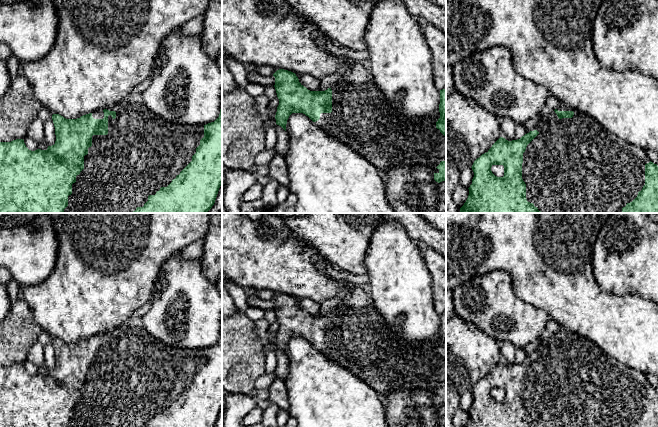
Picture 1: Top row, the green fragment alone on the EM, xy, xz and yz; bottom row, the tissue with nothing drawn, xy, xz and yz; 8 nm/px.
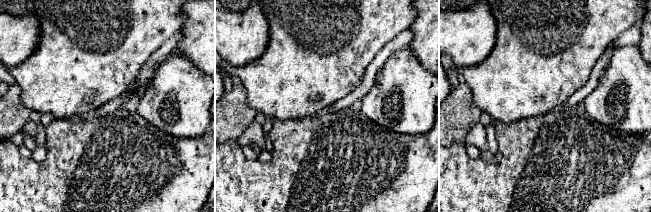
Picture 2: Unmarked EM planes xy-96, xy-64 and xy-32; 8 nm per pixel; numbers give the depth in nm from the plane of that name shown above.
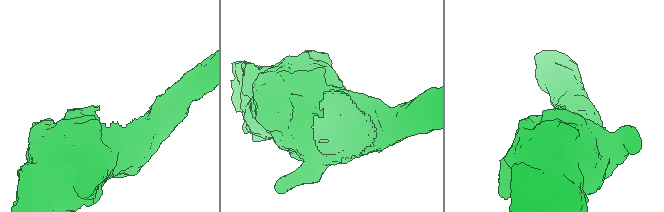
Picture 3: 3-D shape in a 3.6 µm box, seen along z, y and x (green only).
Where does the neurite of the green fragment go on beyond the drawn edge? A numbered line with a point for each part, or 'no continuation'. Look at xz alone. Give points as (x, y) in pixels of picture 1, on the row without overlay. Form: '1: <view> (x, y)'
1: xz (361, 341)

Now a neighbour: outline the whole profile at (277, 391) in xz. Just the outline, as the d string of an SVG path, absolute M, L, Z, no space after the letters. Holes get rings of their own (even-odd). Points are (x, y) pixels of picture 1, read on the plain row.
M276 378L269 387L269 401L274 403L279 409L289 412L290 403L287 397L287 389L285 383Z

